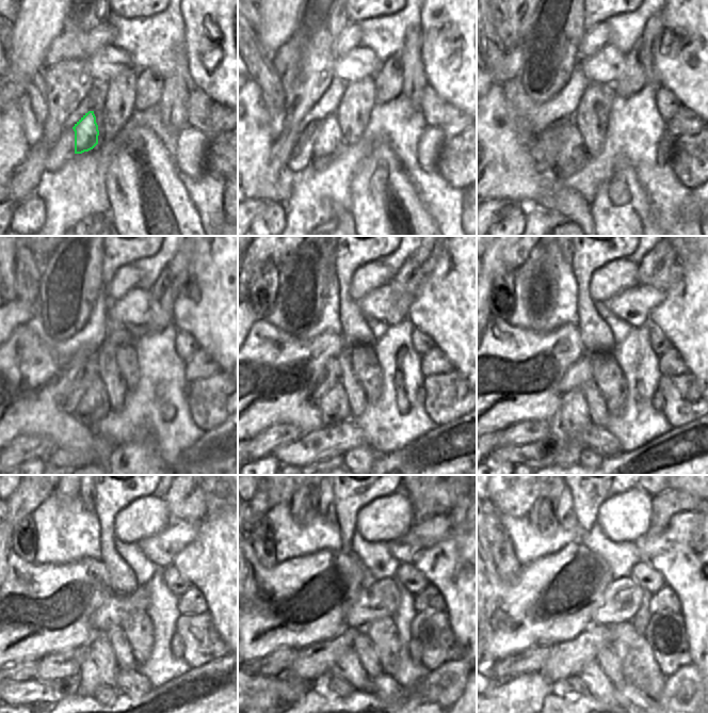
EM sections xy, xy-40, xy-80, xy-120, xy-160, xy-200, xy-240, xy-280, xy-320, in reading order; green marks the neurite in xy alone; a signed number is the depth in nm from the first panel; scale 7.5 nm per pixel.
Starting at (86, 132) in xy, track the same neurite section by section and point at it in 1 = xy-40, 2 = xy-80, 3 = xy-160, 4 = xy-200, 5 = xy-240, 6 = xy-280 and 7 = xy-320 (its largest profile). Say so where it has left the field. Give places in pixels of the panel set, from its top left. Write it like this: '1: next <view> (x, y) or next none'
1: next xy-40 (330, 138)
2: next xy-80 (572, 156)
3: next xy-160 (334, 408)
4: next xy-200 (574, 417)
5: next xy-240 (99, 666)
6: next xy-280 (348, 667)
7: next xy-320 (597, 683)

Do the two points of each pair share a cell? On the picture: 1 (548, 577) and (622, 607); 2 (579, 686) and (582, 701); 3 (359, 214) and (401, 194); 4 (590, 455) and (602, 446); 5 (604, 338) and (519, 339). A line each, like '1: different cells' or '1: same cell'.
1: different cells
2: different cells
3: same cell
4: different cells
5: different cells

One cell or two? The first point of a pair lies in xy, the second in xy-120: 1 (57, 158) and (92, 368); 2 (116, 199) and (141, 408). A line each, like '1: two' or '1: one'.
1: one
2: two

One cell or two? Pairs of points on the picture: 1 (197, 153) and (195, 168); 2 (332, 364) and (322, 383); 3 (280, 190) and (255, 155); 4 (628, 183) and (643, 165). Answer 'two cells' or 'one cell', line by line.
1: one cell
2: one cell
3: one cell
4: two cells

